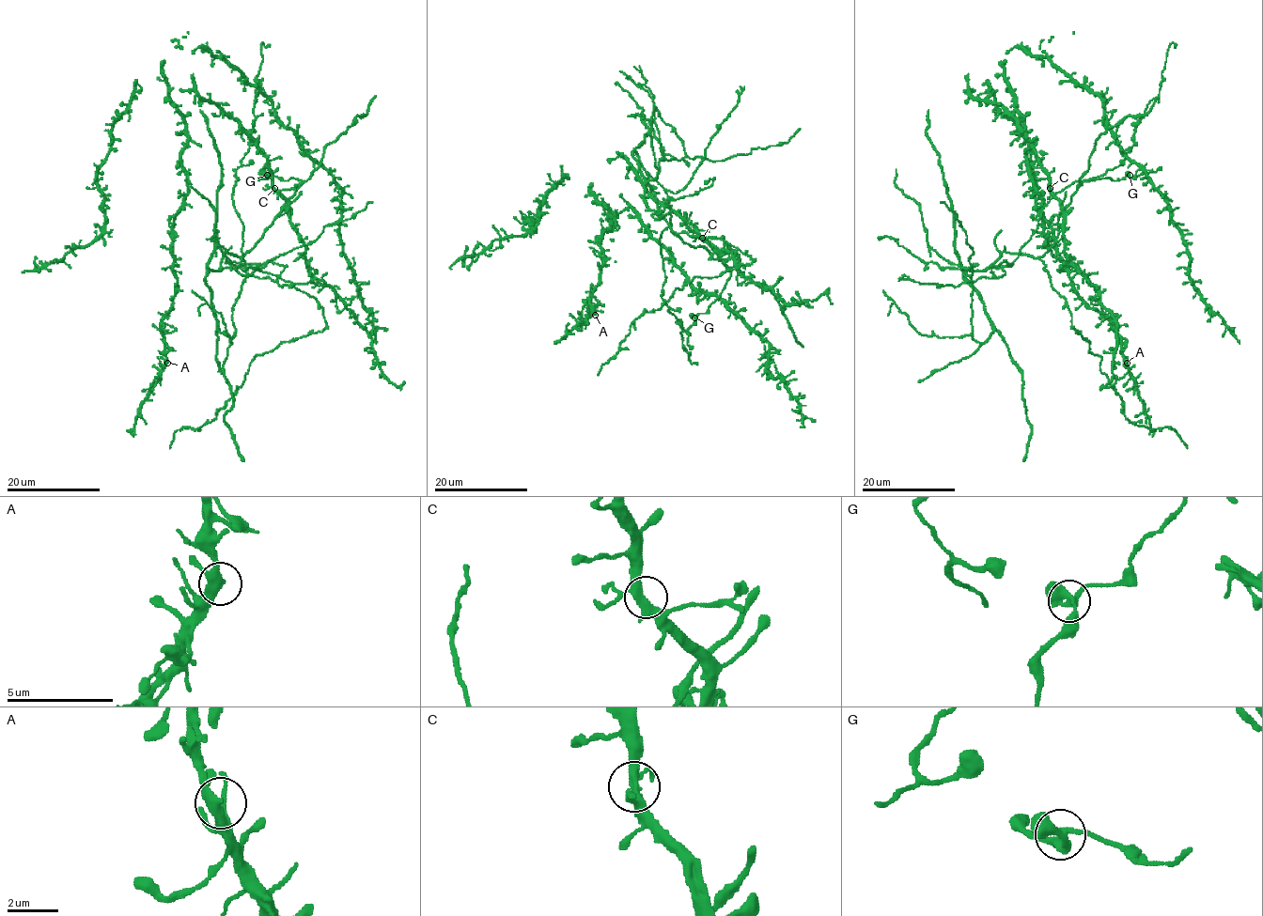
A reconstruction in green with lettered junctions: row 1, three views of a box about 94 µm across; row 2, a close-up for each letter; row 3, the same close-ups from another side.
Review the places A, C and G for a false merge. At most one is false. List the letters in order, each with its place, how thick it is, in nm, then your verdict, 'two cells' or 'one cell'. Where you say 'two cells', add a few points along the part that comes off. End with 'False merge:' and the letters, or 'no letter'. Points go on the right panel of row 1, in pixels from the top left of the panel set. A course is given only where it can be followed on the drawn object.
A: at (1127, 363); 340 nm thick; one cell
C: at (1050, 188); 320 nm thick; one cell
G: at (1130, 175); 340 nm thick; two cells; foreign part runs (1129, 175), (1134, 177), (1154, 172), (1161, 166)
False merge: G

